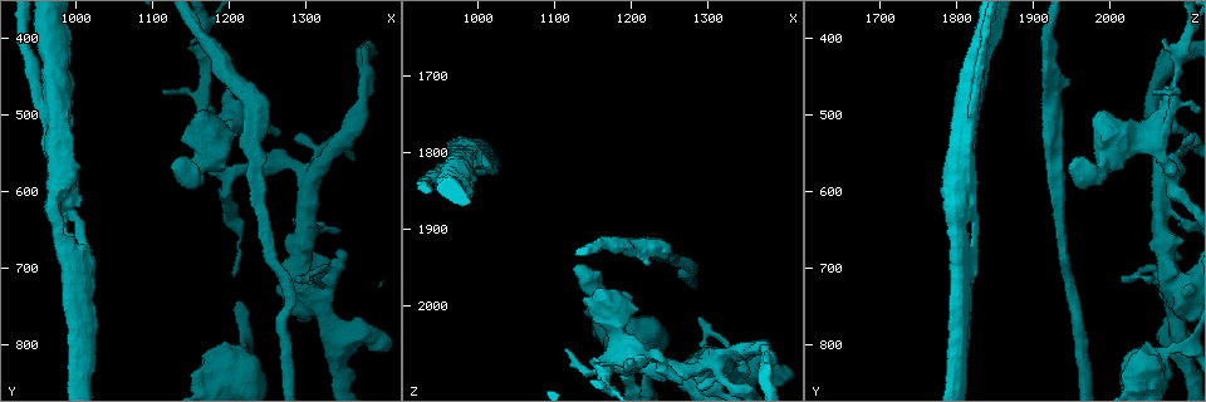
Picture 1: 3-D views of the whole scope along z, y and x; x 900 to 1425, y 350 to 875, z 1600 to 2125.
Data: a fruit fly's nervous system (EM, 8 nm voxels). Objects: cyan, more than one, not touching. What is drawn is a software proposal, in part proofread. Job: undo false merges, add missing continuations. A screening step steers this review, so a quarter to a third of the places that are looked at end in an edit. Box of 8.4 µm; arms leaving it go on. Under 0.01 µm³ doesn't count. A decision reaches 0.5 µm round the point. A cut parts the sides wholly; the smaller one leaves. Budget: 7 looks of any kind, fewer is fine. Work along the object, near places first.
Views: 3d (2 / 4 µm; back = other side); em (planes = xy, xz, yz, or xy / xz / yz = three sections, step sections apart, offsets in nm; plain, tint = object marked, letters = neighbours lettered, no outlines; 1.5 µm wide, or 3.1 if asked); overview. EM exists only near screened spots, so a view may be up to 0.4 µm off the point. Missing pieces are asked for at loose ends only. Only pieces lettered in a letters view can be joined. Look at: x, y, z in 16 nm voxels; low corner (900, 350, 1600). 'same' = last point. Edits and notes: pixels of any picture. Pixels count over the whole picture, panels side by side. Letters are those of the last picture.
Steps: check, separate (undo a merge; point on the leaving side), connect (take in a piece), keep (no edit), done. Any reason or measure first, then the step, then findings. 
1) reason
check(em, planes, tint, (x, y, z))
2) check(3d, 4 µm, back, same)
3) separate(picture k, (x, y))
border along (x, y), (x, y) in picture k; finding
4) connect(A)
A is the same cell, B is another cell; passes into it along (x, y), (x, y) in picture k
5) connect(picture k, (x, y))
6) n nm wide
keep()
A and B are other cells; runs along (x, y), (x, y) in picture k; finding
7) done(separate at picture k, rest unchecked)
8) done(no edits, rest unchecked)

stops while still wide
check(3d, 4 µm, (1220, 455, 1945))

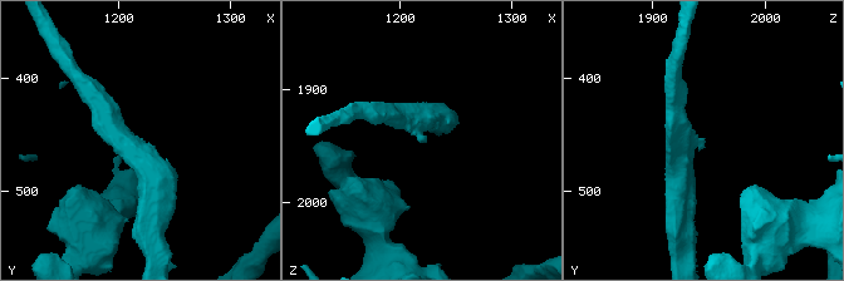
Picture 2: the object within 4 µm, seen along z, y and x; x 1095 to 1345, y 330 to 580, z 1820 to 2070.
arms of 280, 400 nm; shape alone is not enough
check(em, planes, letters, (1222, 462, 1946))

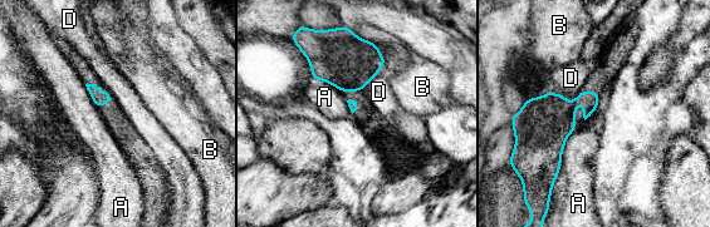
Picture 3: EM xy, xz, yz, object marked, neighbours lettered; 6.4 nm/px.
A touches over 240 nm
keep()
A, B and D are other cells; border along (574, 129), (566, 141), (561, 164) in picture 3; no lettered piece goes on from it

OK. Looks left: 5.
check(em, planes, tint, (990, 400, 1855))

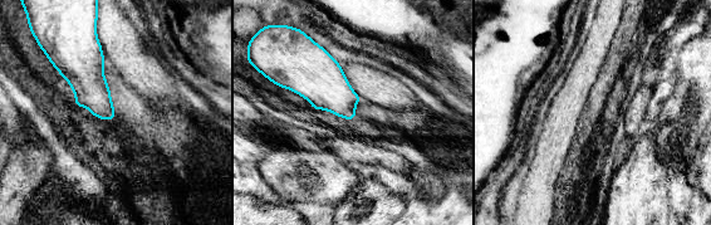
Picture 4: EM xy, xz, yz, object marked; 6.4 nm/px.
see the neighbours
check(em, planes, letters, same)

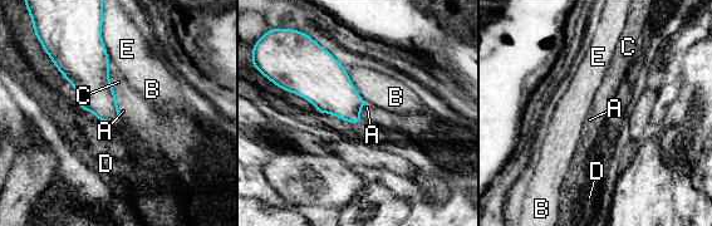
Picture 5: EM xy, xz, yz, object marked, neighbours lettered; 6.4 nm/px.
200 nm wide
keep()
A, B, C, D and E are other cells; border along (109, 62), (118, 124) in picture 5; none of them fits

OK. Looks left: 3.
three arms meet
check(em, xz, step 4, tint, (1220, 810, 2080))

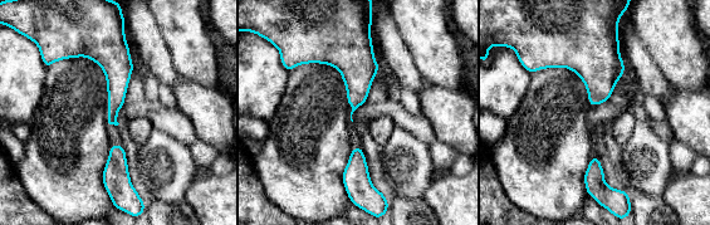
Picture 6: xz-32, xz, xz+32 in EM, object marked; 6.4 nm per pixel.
cut it another way
check(em, xy, step 4, letters, same)

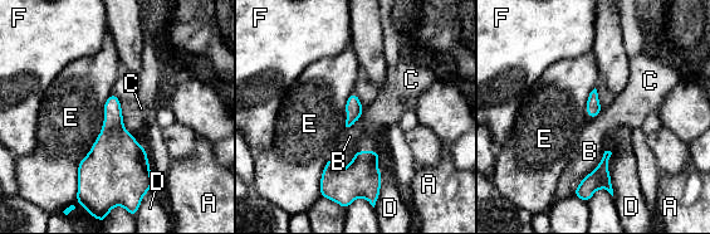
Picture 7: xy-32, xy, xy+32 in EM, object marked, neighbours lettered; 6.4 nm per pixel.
keep()
A, B, C, D, E and F are other cells; border along (605, 151), (600, 162), (571, 194) in picture 7; all the same neuron

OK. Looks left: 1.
done(no edits, rest unchecked)

